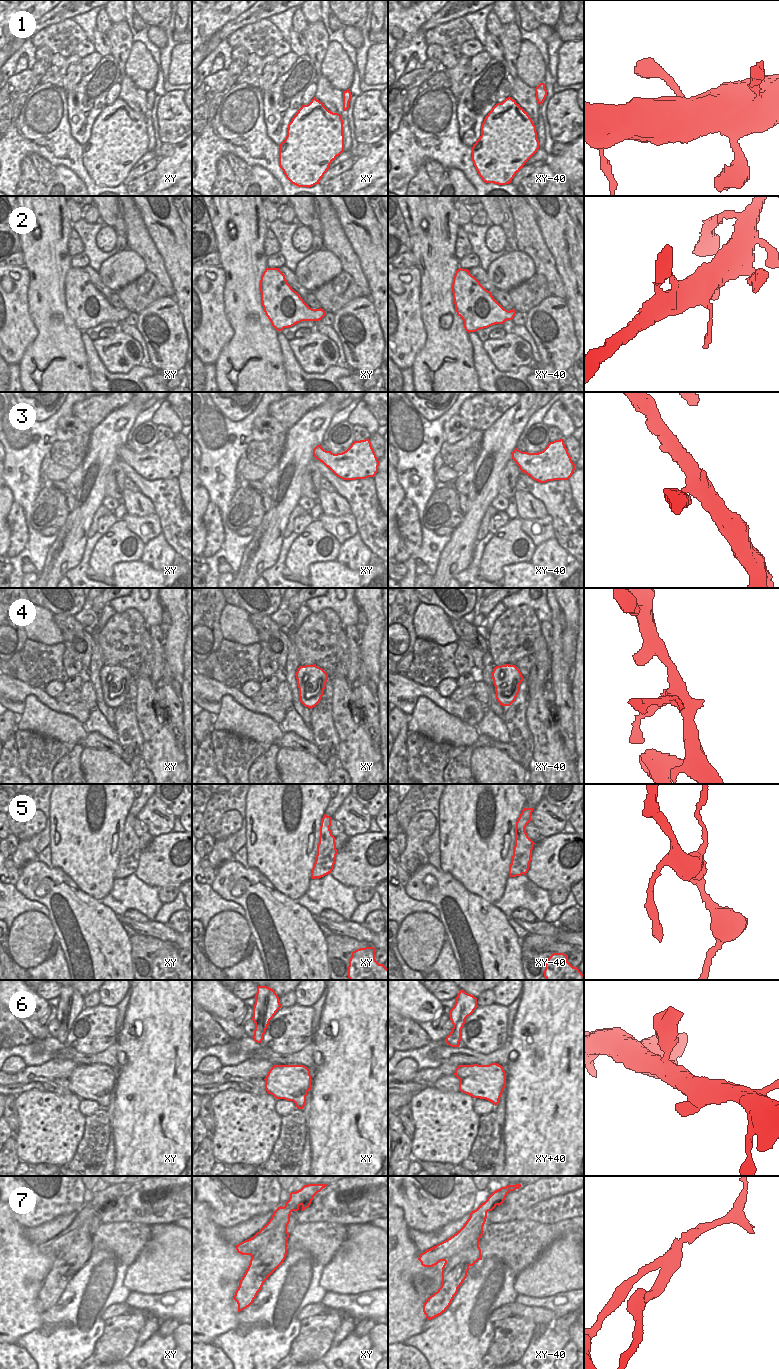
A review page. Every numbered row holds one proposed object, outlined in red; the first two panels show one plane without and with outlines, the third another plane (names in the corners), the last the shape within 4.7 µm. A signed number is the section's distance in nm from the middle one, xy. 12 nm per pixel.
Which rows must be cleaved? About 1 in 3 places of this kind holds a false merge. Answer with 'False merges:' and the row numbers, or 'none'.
False merges: 5, 7

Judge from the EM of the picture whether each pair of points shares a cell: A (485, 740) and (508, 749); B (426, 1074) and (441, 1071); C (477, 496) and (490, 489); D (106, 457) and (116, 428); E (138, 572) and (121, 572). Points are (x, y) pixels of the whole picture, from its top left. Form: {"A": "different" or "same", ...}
{"A": "same", "B": "same", "C": "same", "D": "same", "E": "same"}

